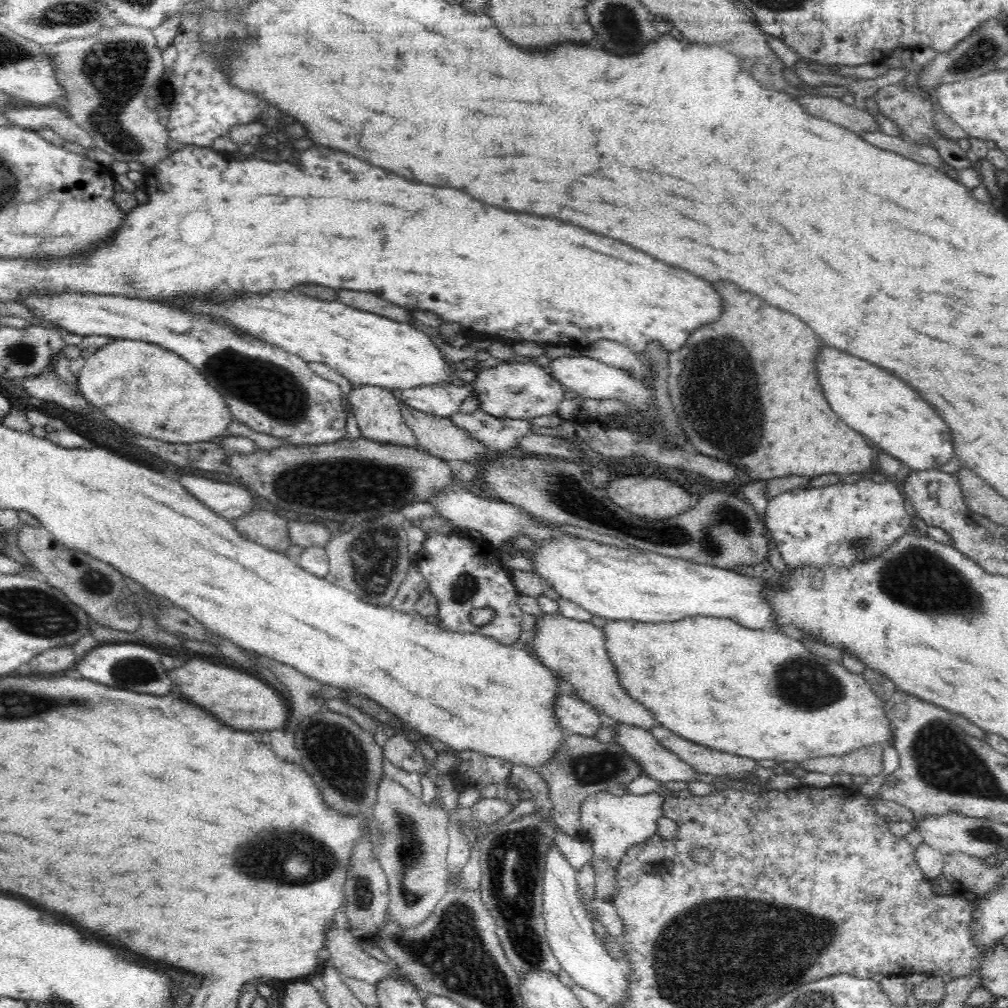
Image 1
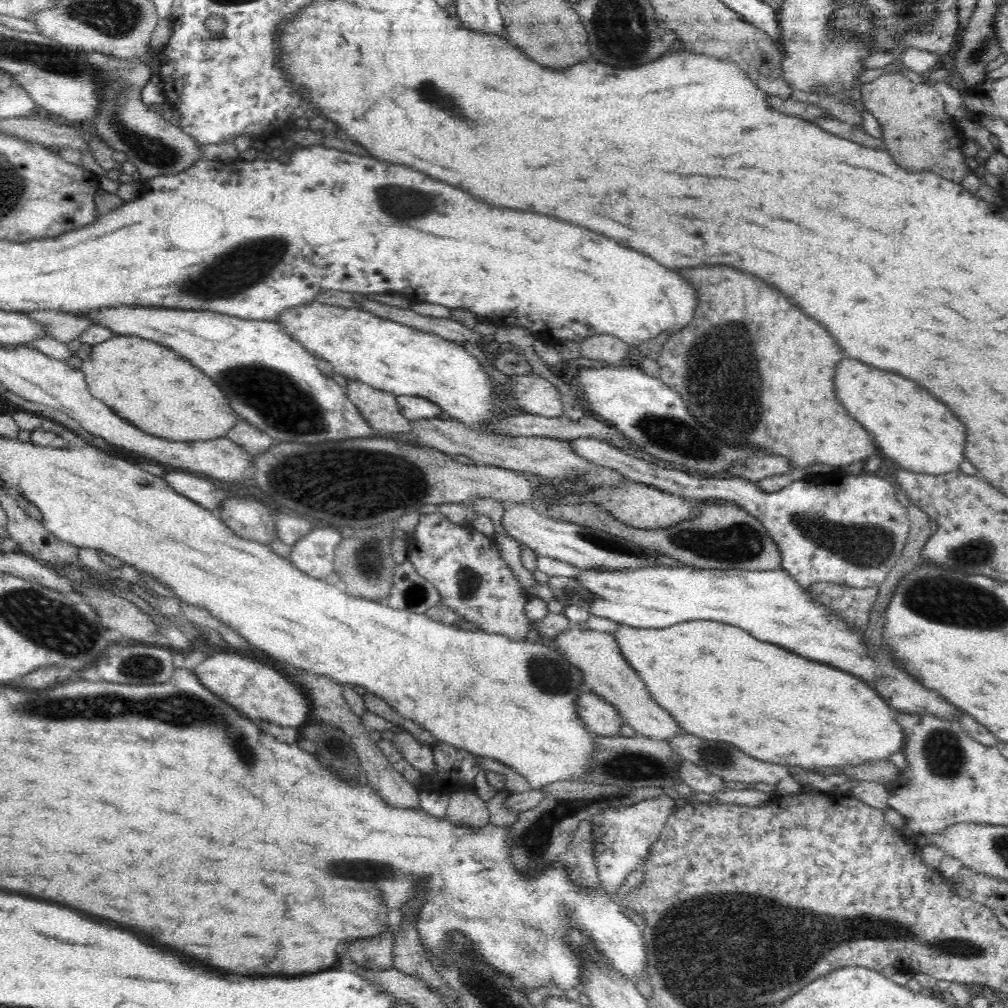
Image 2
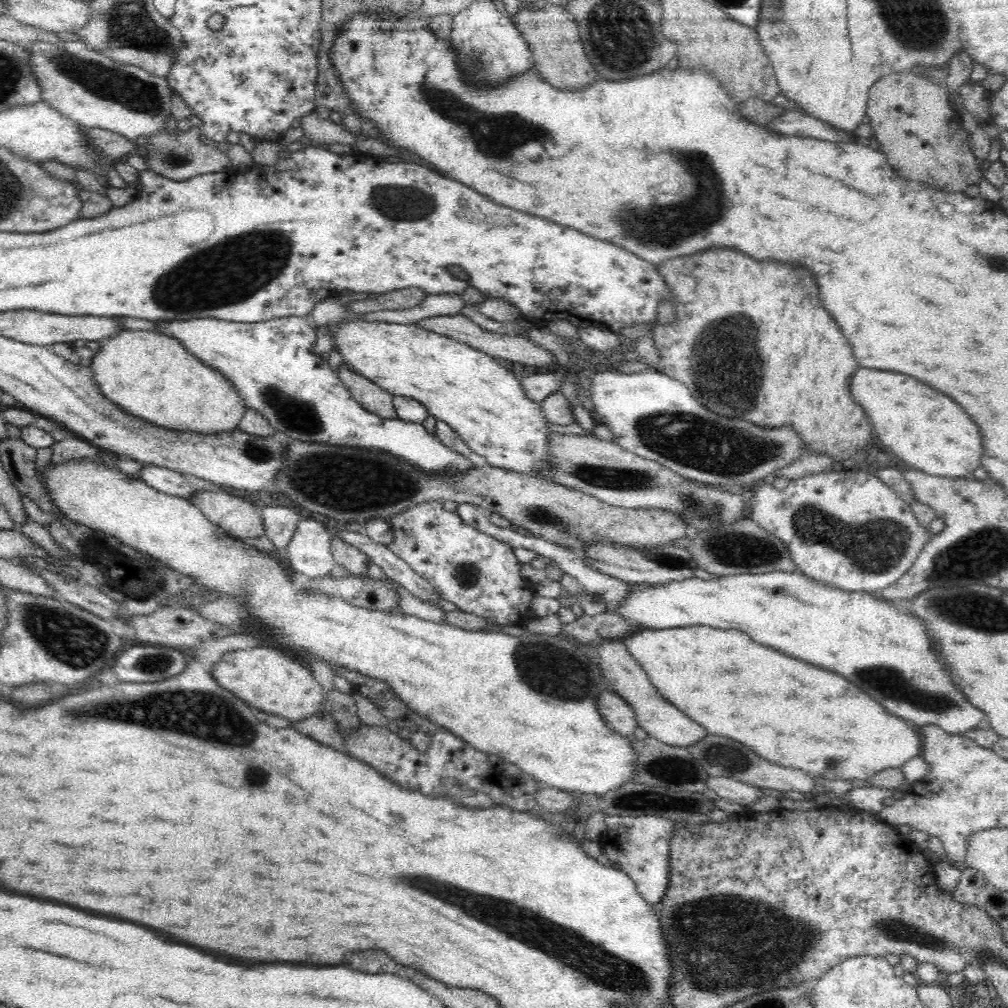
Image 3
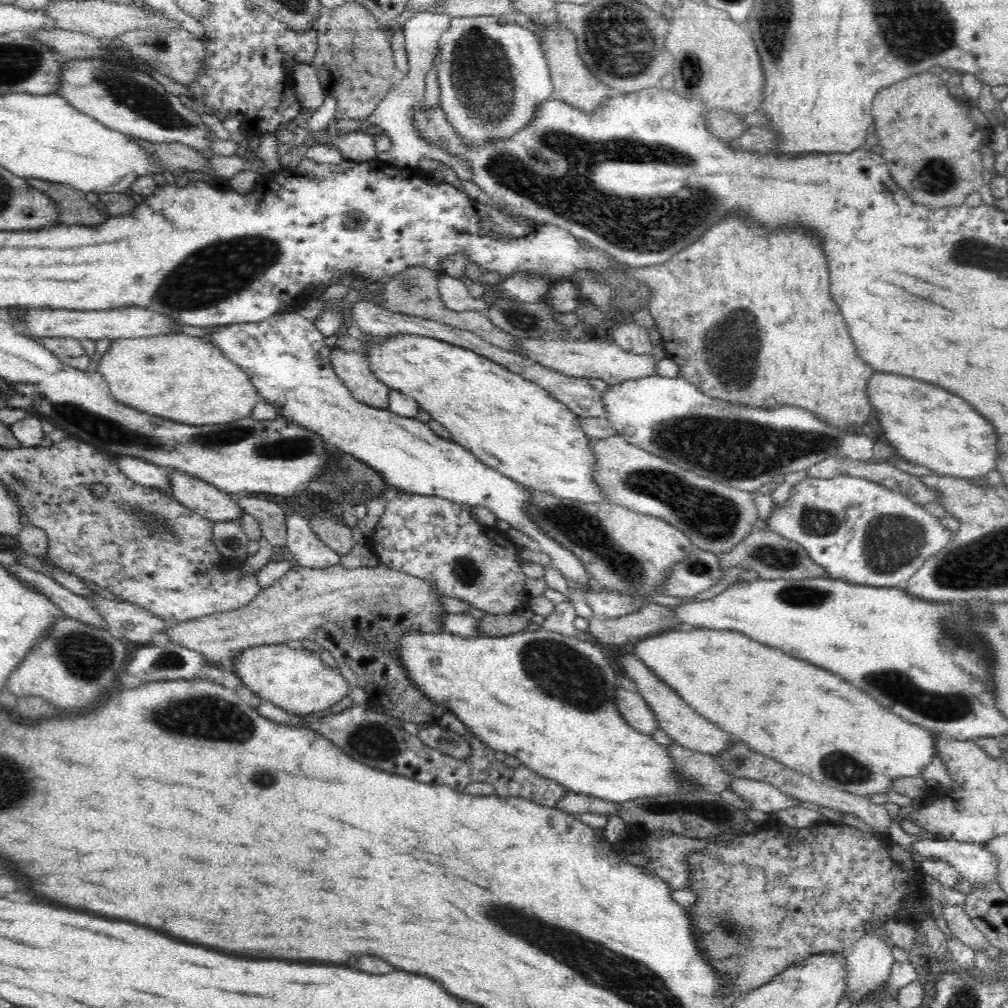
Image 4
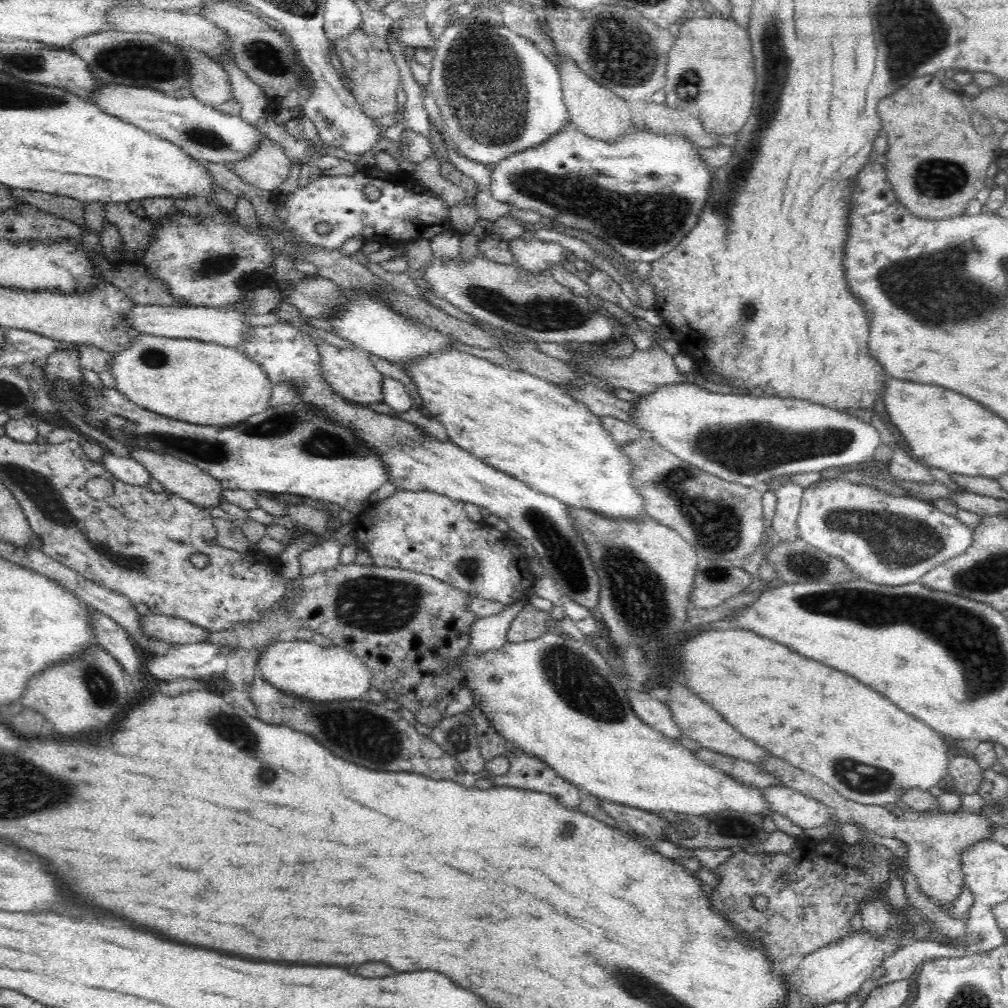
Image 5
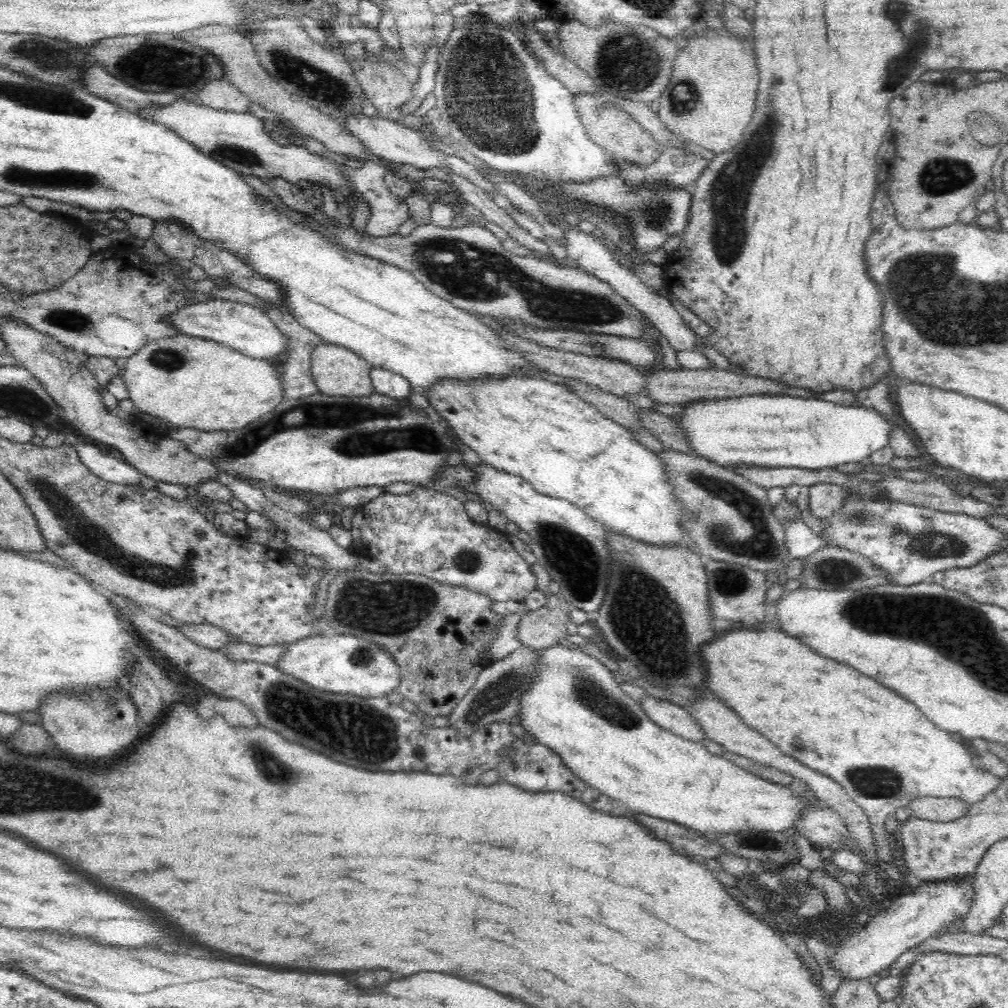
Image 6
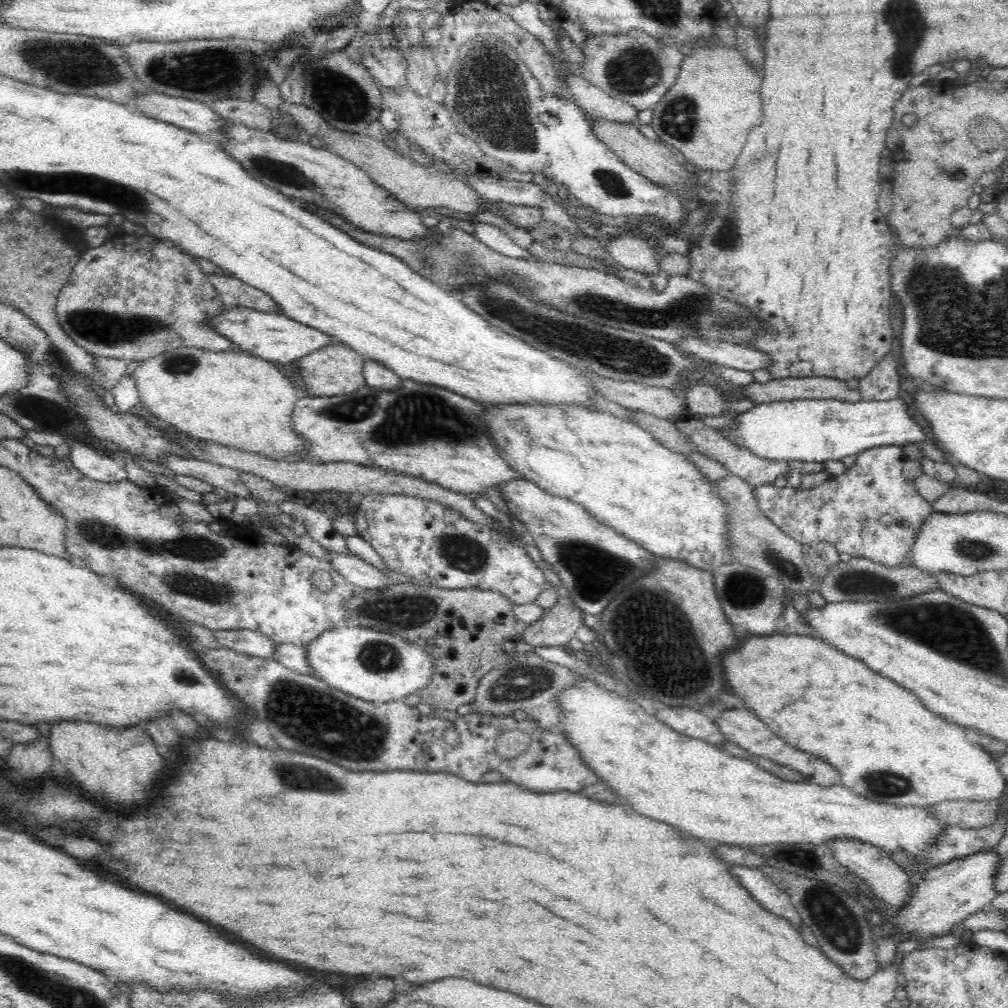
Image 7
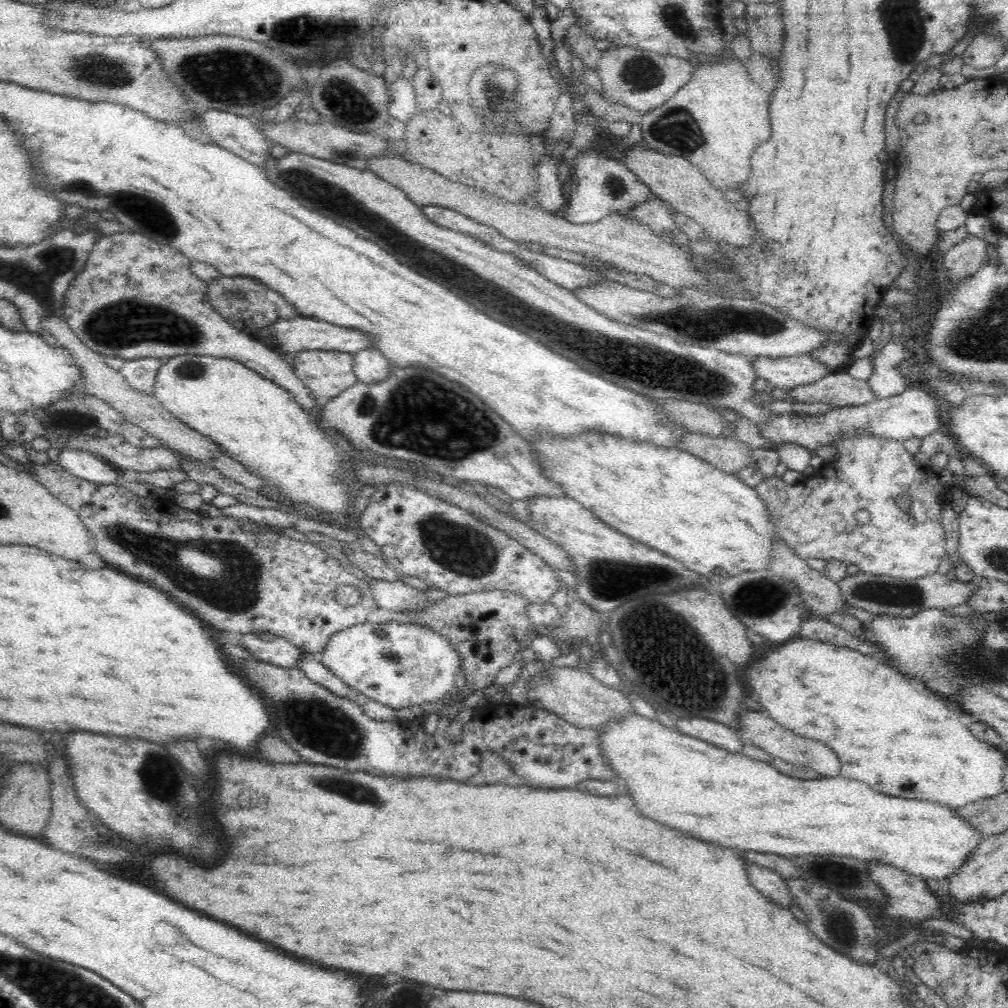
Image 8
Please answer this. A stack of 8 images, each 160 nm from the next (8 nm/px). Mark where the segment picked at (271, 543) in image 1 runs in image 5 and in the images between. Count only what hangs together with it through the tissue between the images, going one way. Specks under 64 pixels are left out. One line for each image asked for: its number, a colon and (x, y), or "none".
2: (251, 520)
3: (241, 519)
4: (211, 503)
5: (187, 480)

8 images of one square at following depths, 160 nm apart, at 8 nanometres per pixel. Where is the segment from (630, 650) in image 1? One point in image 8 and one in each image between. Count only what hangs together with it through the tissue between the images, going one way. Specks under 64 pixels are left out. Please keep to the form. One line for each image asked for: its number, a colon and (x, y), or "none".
2: (719, 683)
3: (792, 714)
4: (789, 710)
5: (823, 721)
6: (882, 750)
7: (821, 700)
8: (904, 743)

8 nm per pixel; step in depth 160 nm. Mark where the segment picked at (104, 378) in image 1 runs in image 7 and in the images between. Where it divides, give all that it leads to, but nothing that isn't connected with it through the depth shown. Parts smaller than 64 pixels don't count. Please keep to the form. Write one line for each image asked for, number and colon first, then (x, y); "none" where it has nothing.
2: (146, 383)
3: (149, 374)
4: (181, 377)
5: (187, 380)
6: (189, 382)
7: (235, 399)

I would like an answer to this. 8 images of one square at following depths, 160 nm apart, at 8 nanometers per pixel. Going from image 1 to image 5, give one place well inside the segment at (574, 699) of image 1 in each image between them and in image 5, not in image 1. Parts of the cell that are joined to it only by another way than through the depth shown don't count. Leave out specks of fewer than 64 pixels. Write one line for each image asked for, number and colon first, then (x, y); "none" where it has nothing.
2: (601, 717)
3: (618, 715)
4: (636, 712)
5: (653, 712)

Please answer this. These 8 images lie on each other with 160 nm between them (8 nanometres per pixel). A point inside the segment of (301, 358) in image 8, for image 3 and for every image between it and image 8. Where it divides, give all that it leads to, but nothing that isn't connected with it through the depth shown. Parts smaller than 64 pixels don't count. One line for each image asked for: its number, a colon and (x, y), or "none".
3: (371, 397)
4: (354, 371)
5: (350, 373)
6: (337, 371)
7: (335, 370)

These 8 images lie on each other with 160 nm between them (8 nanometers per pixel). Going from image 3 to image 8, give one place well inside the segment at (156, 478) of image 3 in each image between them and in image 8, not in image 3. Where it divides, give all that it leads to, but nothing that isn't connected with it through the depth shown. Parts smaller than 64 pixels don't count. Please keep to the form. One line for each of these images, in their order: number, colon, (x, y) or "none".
4: (142, 472)
5: (127, 470)
6: (105, 466)
7: (98, 467)
8: (82, 464)

